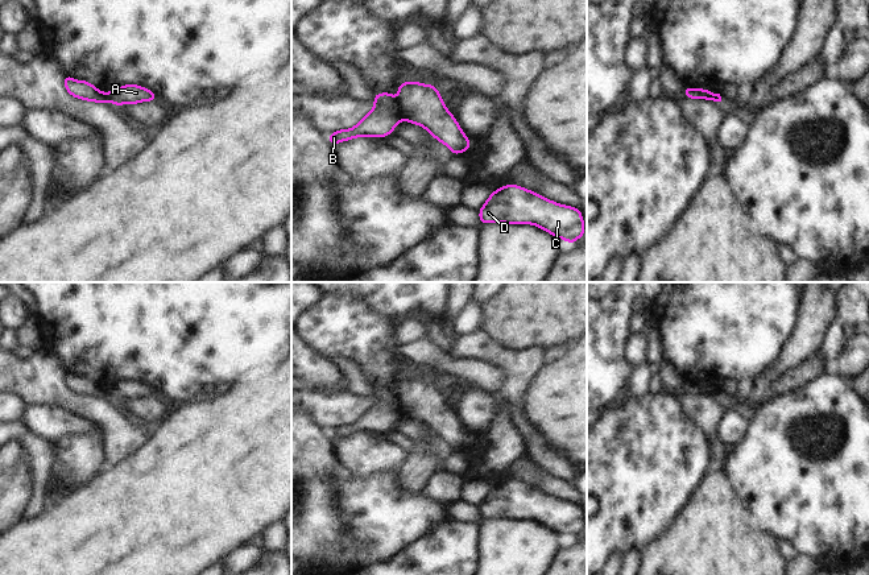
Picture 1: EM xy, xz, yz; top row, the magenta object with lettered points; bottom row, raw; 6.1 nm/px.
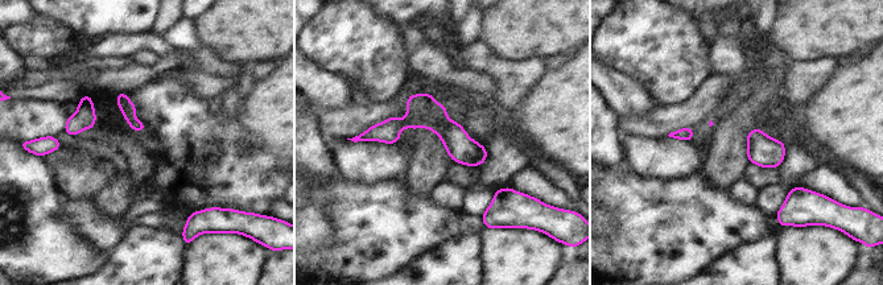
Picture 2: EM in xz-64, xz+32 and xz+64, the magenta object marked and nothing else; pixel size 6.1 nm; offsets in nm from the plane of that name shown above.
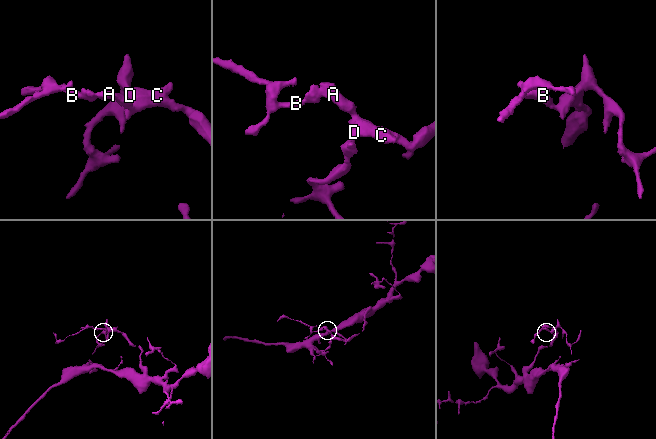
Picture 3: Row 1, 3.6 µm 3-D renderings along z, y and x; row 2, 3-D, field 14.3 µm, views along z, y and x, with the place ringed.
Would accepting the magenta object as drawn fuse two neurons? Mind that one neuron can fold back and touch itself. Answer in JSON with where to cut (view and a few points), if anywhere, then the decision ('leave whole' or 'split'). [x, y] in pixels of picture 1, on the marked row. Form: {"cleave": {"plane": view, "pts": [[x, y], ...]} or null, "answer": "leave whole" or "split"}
{"cleave": {"plane": "xz", "pts": [[396, 102], [396, 108], [402, 119]]}, "answer": "split"}

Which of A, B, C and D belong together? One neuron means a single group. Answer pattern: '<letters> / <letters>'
A C D / B

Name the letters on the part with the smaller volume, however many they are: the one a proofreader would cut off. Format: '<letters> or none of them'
B

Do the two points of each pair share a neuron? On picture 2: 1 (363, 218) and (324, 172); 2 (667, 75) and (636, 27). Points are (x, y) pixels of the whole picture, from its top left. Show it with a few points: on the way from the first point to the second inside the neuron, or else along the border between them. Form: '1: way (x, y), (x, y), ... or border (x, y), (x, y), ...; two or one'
1: border (339, 176), (317, 190), (326, 201), (326, 211); two
2: way (667, 63), (667, 57), (648, 38); one

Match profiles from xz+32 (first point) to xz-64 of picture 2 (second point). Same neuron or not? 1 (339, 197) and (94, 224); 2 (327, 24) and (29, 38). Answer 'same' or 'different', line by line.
1: same
2: same

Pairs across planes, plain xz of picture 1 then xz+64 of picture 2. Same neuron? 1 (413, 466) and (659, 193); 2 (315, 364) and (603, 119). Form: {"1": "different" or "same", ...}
{"1": "different", "2": "different"}

